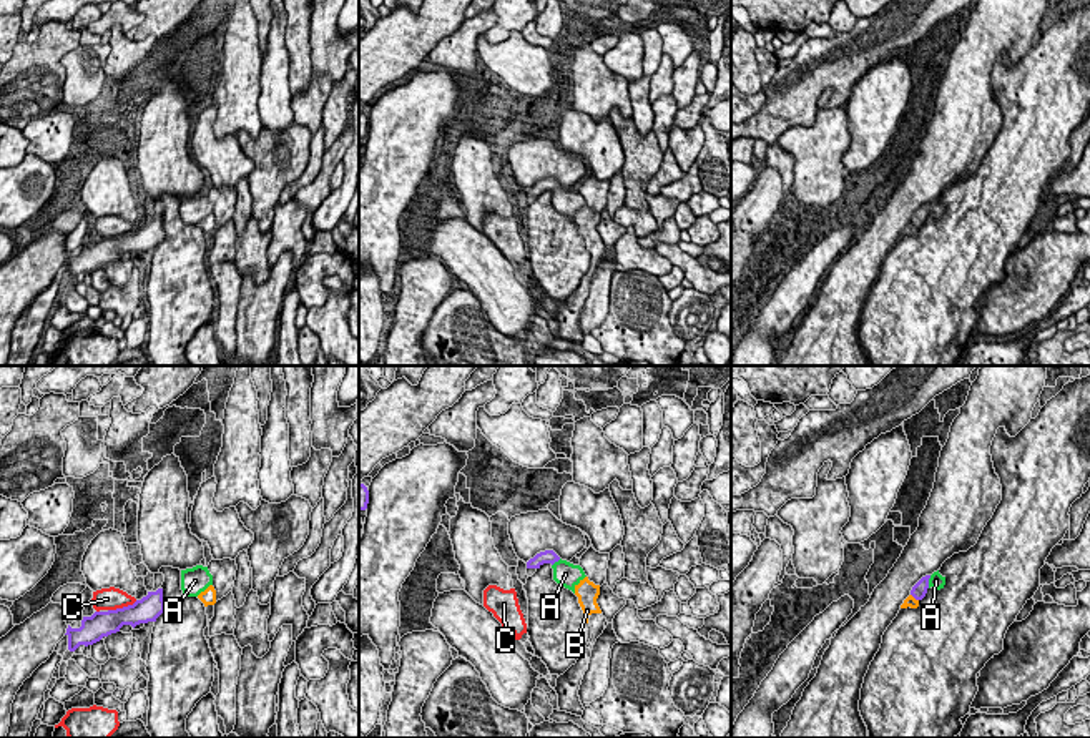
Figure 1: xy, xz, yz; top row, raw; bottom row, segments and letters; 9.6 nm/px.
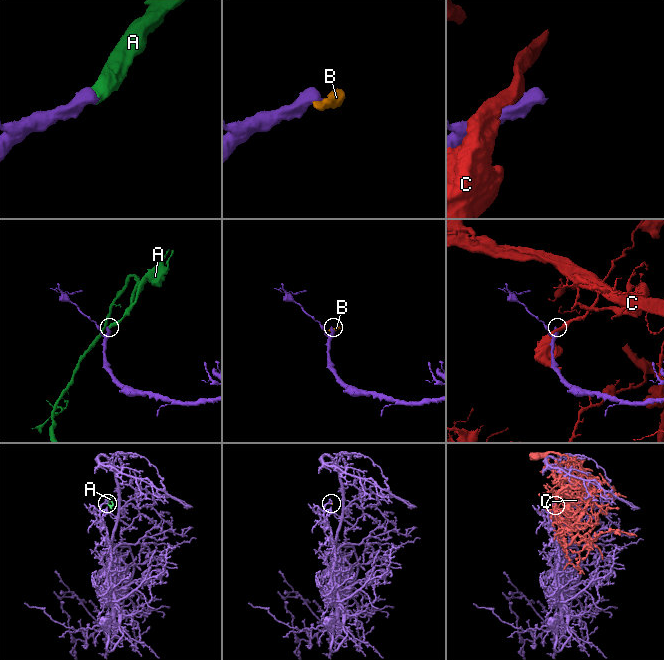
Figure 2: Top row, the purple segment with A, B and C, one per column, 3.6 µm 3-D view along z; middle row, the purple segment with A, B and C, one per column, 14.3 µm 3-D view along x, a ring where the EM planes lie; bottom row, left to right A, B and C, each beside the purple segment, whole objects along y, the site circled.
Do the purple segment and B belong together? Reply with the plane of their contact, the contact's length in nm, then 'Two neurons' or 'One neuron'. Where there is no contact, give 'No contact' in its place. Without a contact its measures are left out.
Touches purple in yz. Shared border 110 nm. Two neurons

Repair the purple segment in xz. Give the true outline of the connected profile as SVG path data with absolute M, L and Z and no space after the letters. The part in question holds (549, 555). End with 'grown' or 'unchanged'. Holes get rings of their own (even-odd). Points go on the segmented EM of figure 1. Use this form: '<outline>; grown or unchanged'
M553 550L537 554L527 562L527 568L540 568L550 563L553 568L553 580L575 593L575 587L587 577L580 565L562 560Z; grown

